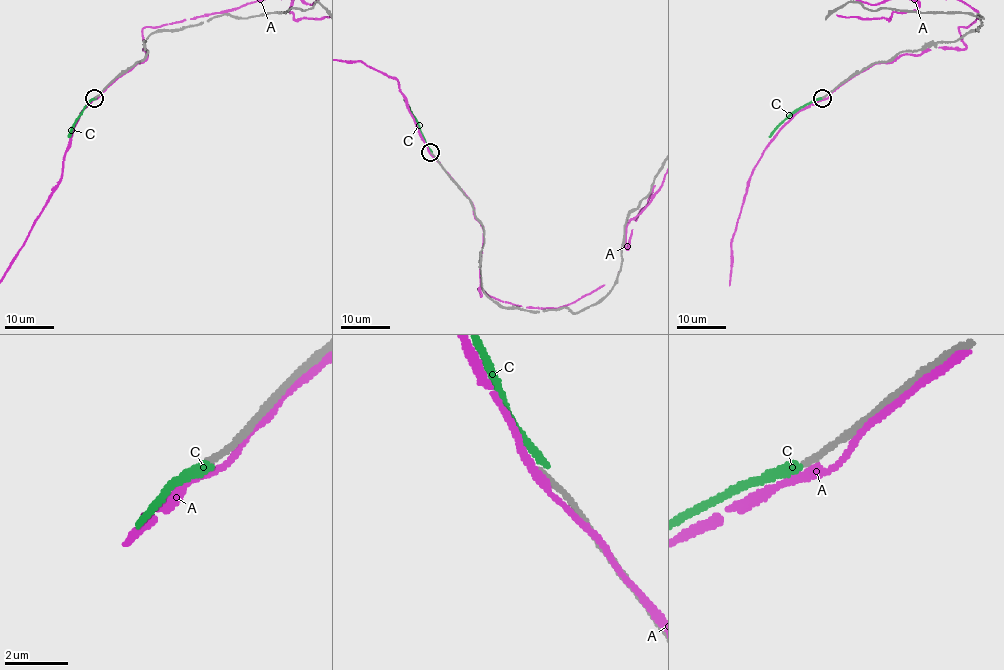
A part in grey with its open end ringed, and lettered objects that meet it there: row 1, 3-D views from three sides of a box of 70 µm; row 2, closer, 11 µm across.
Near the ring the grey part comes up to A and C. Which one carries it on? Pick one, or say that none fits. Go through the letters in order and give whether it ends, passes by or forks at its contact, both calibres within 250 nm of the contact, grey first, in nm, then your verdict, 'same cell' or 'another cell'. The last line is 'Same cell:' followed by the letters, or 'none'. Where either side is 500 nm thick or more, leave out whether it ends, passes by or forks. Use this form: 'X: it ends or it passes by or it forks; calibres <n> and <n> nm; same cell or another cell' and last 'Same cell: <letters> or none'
A: it passes by; calibres 240 and 280 nm; another cell
C: it ends; calibres 200 and 280 nm; another cell
Same cell: none

